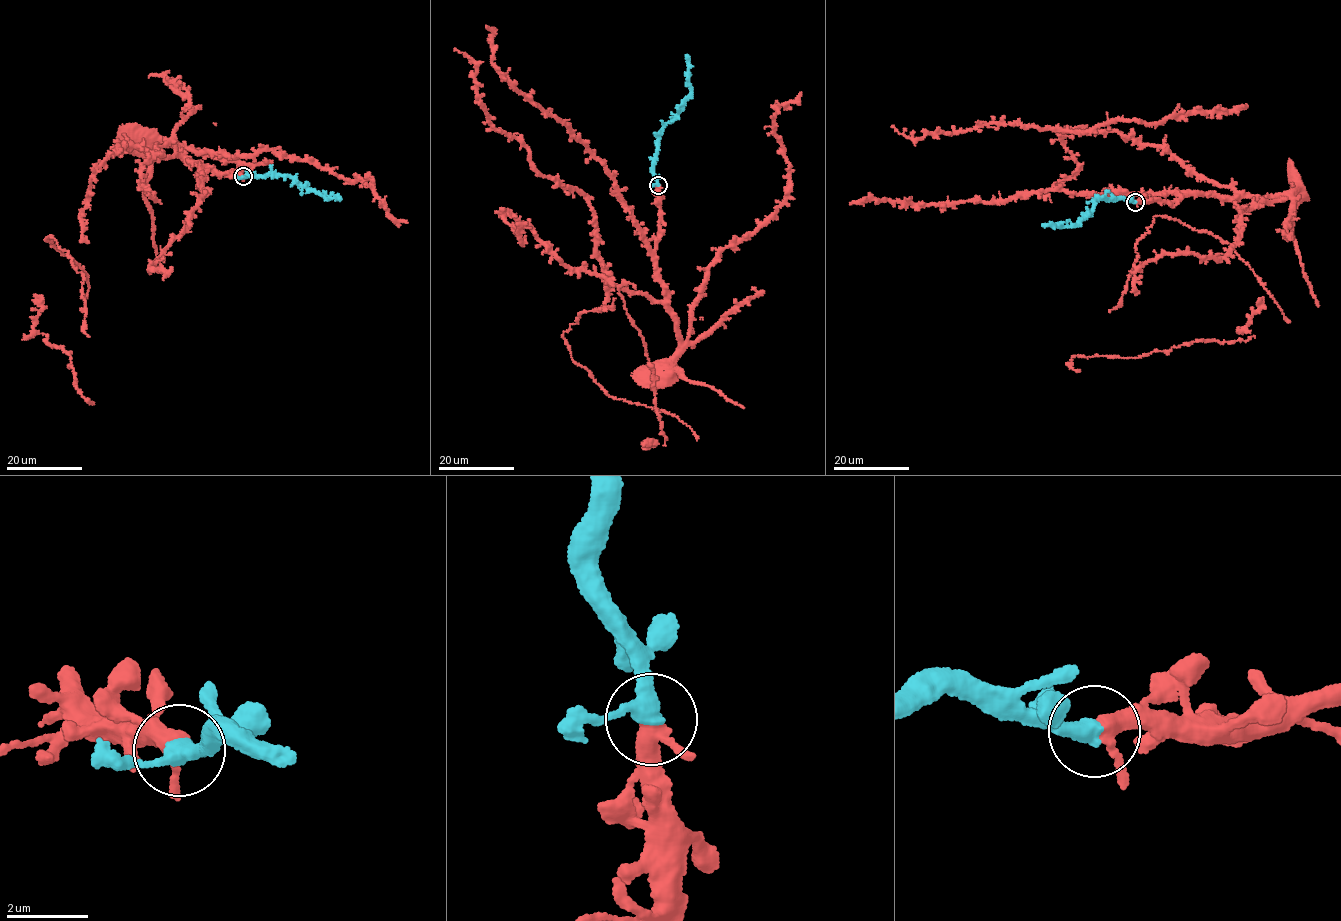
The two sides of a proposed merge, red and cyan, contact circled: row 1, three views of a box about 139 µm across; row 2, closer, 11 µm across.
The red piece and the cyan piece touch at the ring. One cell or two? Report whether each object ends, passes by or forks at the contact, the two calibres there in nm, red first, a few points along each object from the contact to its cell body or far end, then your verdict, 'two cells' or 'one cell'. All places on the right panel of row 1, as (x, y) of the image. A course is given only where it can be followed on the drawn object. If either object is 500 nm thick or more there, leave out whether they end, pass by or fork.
red passes by | cyan passes by | 360/360 nm | red via (1135, 201), (1168, 202), (1203, 193), (1229, 198), (1285, 194), (1292, 193), (1294, 185) | cyan via (1134, 201), (1121, 197), (1099, 198), (1076, 225), (1041, 225) | one cell

